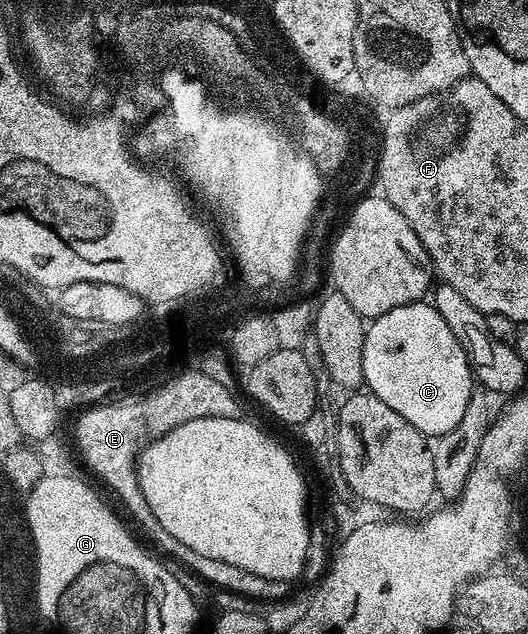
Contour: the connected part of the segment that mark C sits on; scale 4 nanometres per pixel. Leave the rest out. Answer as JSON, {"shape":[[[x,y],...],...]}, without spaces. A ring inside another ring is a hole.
{"shape":[[[422,301],[393,308],[385,312],[385,316],[374,319],[366,331],[363,349],[363,380],[366,389],[385,400],[385,404],[389,404],[397,416],[405,416],[405,420],[409,420],[409,424],[413,424],[413,428],[422,434],[438,436],[453,432],[453,428],[461,424],[461,416],[465,416],[465,404],[469,404],[473,389],[473,375],[461,344],[457,344],[457,336],[449,332],[449,324],[441,320],[435,307]]]}

